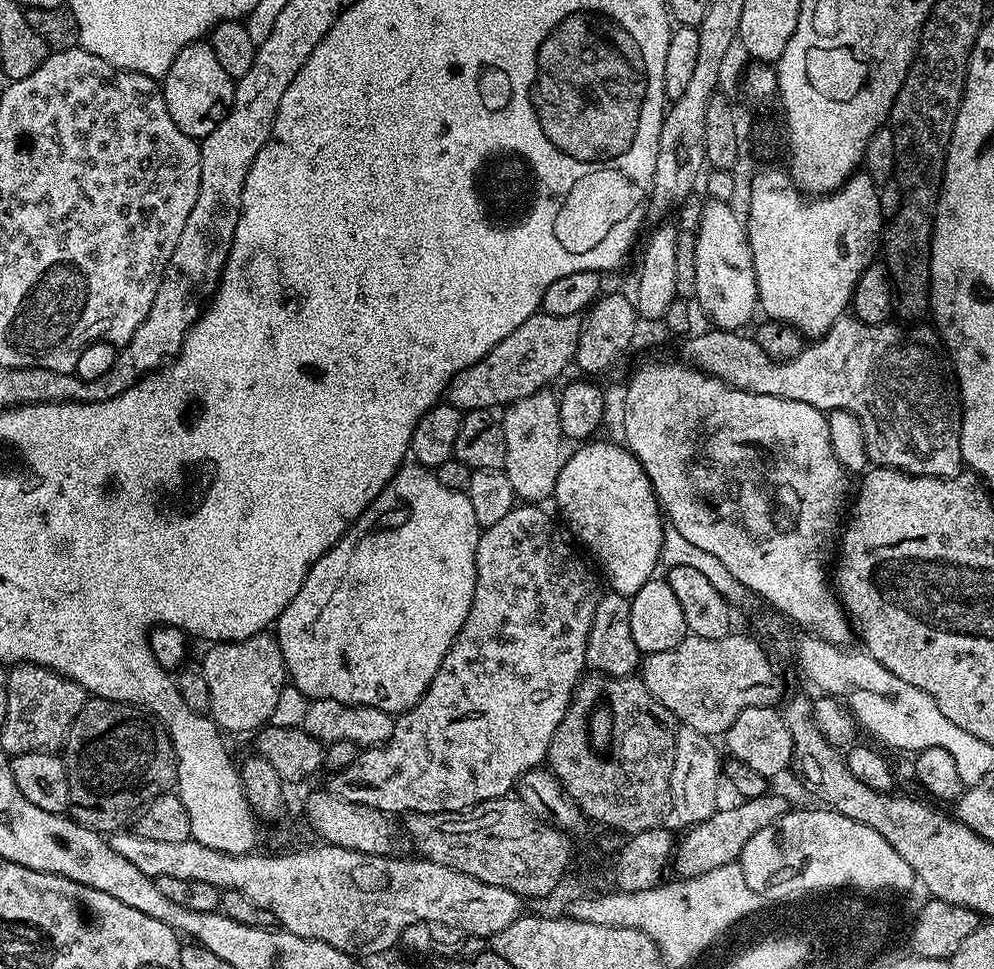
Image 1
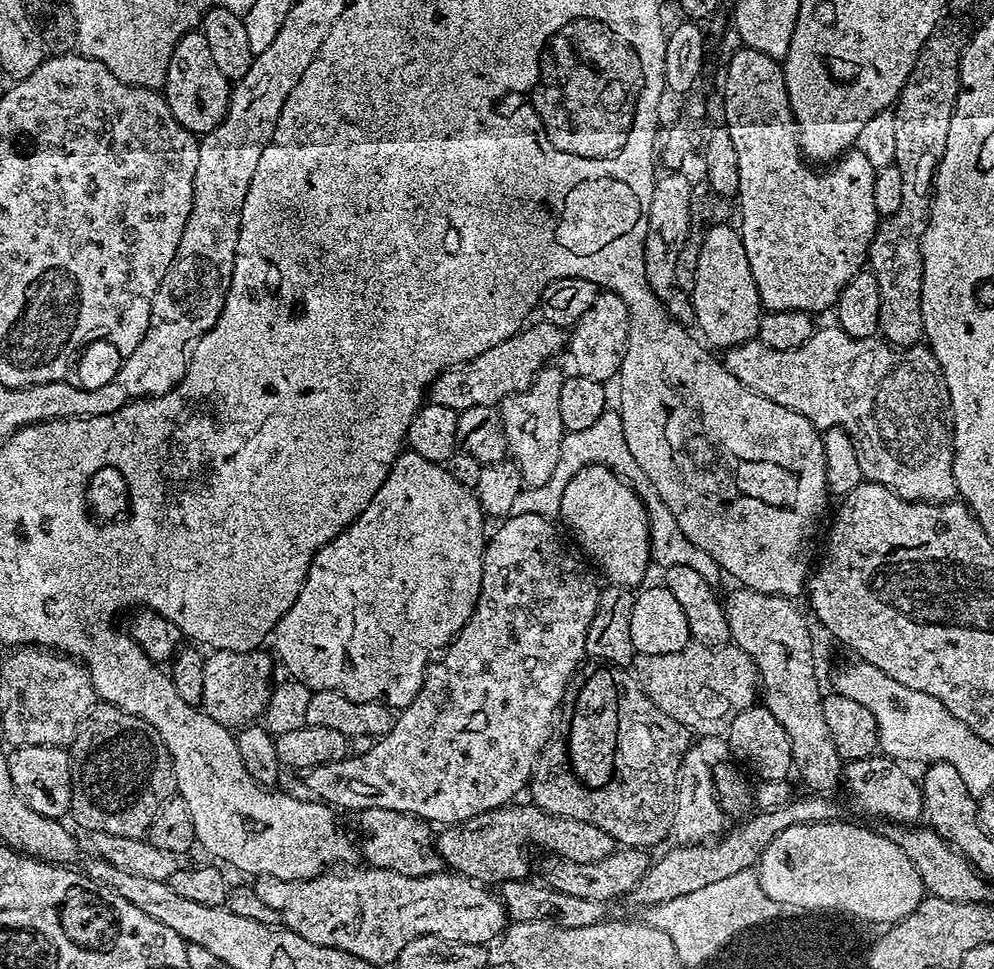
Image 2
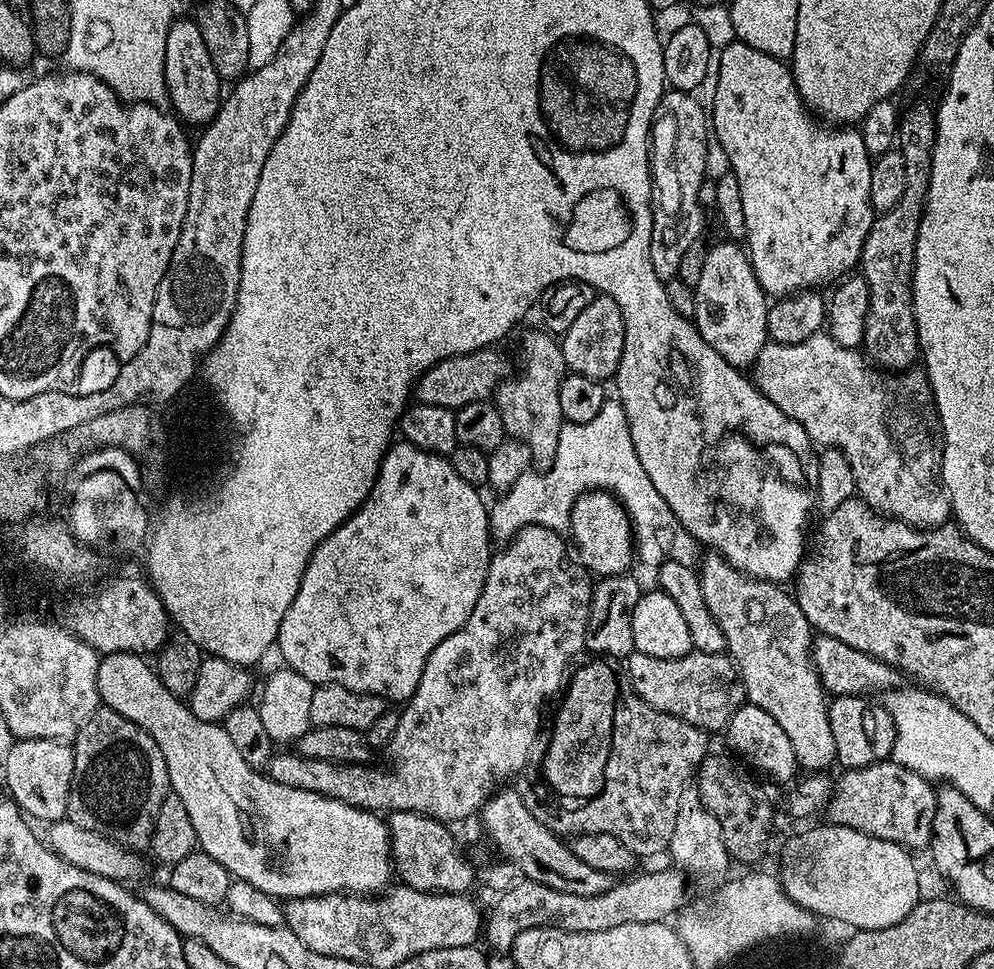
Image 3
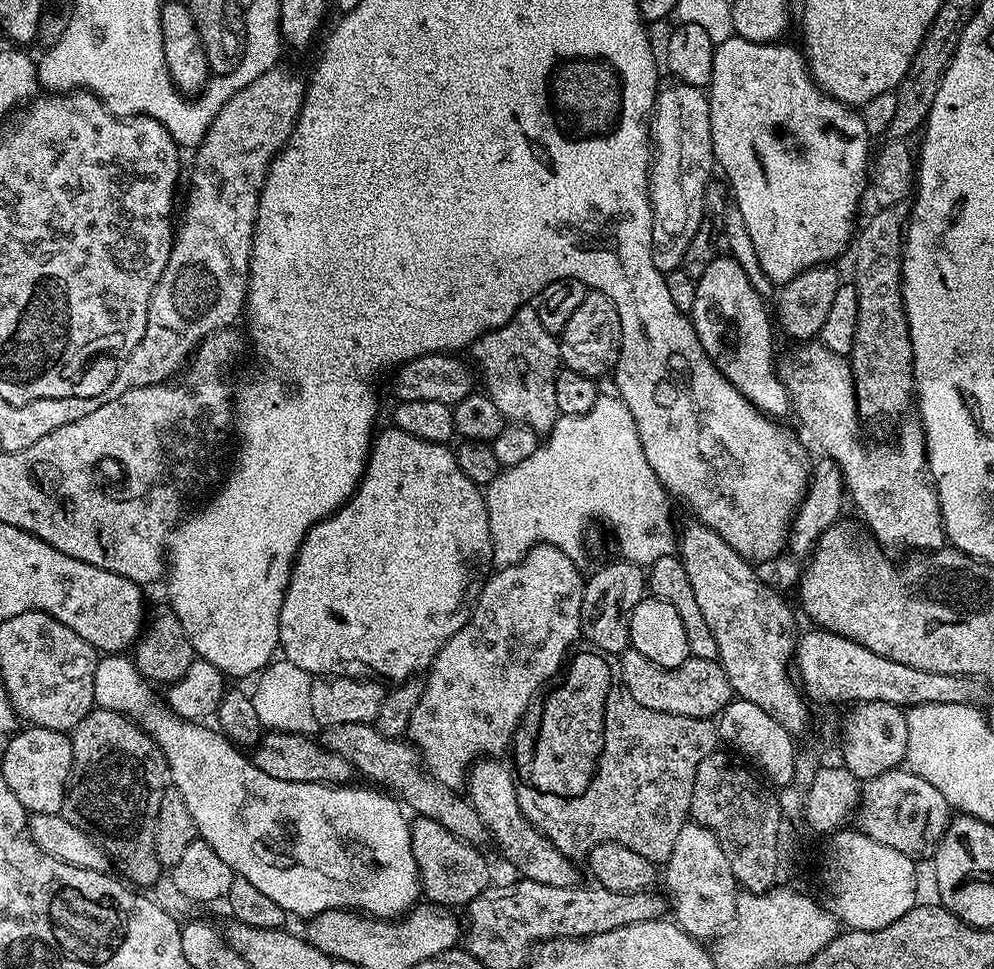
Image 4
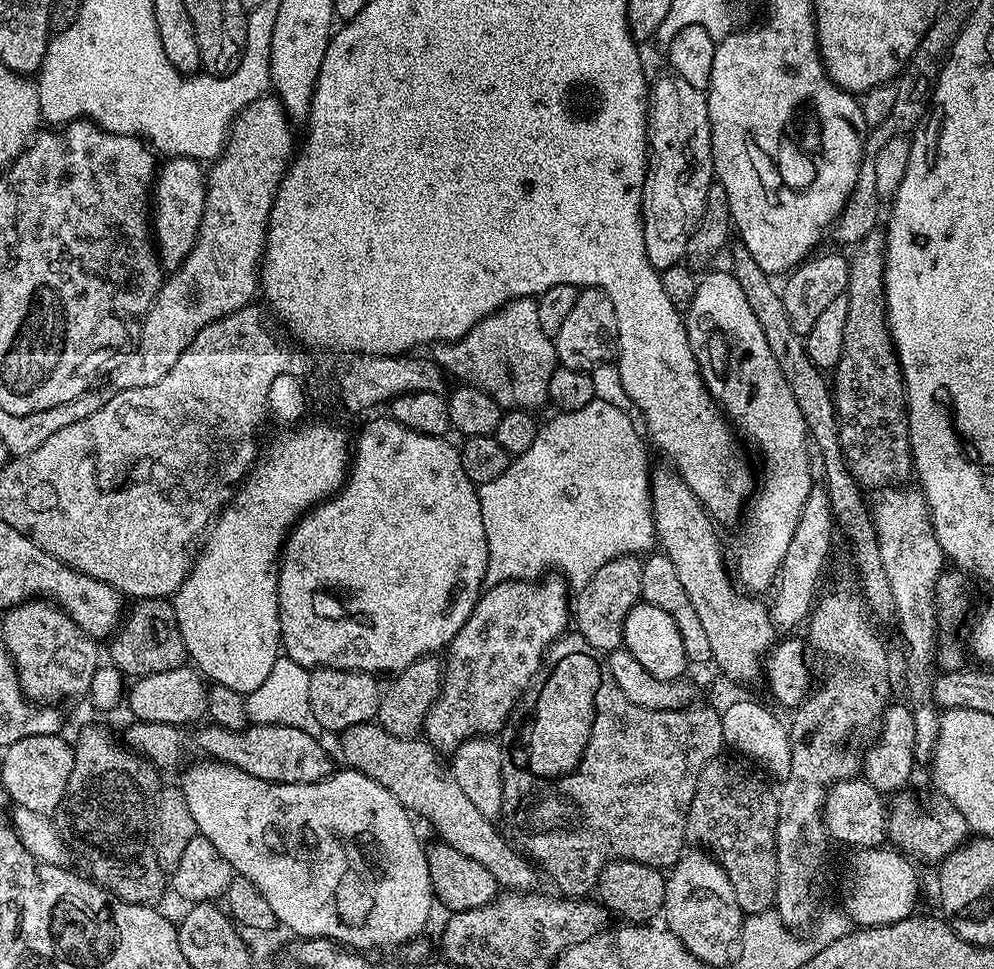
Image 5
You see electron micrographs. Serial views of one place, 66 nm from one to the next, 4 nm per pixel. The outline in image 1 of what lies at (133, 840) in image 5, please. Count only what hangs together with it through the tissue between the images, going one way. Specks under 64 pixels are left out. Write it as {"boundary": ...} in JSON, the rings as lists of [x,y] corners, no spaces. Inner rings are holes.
{"boundary":[[[99,698],[88,699],[74,718],[62,759],[68,766],[70,815],[82,826],[101,834],[121,831],[154,798],[173,791],[174,746],[163,731],[155,732],[143,718],[133,705]]]}

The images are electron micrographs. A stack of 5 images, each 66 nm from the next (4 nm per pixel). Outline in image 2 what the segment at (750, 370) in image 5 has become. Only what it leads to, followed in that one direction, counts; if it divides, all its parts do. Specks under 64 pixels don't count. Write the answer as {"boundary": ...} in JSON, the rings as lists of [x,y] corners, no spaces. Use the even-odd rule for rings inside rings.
{"boundary":[[[716,224],[705,231],[703,238],[696,267],[696,285],[690,293],[696,315],[695,327],[700,328],[699,335],[709,345],[717,344],[720,350],[727,350],[746,343],[759,333],[760,295],[750,274],[746,246],[742,246],[739,231],[733,225],[731,228],[728,224]]]}

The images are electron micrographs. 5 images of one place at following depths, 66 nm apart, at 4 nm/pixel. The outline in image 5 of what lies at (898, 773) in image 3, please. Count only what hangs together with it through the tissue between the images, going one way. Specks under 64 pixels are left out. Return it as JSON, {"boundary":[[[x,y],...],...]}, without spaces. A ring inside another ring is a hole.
{"boundary":[[[907,792],[897,793],[888,806],[887,839],[905,855],[926,862],[941,863],[970,836],[971,828],[962,812],[949,800],[939,799],[934,810],[925,812],[919,800]]]}

